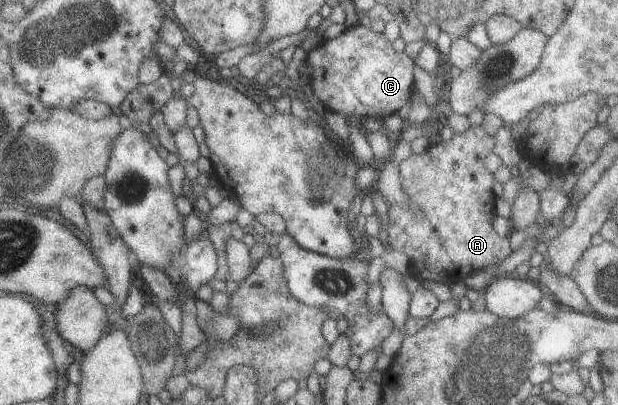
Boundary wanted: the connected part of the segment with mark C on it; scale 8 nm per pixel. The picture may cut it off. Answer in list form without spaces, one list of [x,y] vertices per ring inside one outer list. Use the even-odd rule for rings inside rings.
[[[369,27],[345,28],[338,36],[323,41],[306,54],[305,61],[312,72],[307,82],[314,96],[325,109],[340,115],[376,116],[386,118],[399,110],[411,98],[415,64],[404,52],[395,52],[382,33],[372,32]]]

